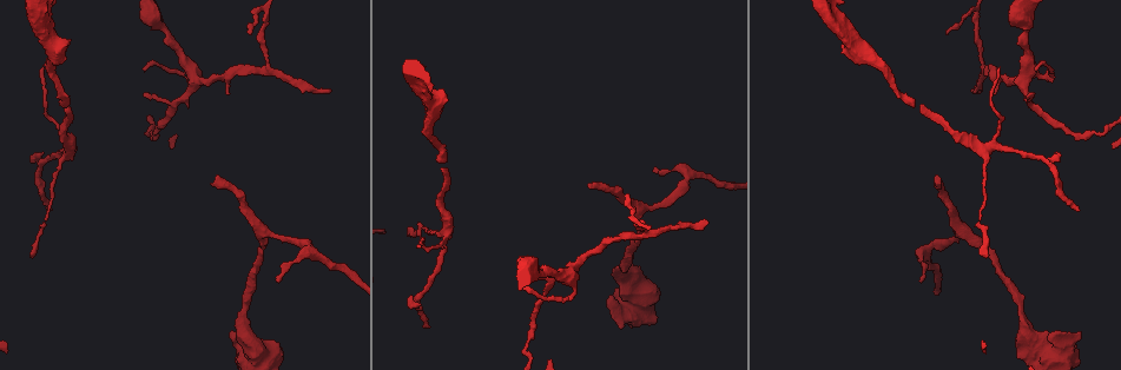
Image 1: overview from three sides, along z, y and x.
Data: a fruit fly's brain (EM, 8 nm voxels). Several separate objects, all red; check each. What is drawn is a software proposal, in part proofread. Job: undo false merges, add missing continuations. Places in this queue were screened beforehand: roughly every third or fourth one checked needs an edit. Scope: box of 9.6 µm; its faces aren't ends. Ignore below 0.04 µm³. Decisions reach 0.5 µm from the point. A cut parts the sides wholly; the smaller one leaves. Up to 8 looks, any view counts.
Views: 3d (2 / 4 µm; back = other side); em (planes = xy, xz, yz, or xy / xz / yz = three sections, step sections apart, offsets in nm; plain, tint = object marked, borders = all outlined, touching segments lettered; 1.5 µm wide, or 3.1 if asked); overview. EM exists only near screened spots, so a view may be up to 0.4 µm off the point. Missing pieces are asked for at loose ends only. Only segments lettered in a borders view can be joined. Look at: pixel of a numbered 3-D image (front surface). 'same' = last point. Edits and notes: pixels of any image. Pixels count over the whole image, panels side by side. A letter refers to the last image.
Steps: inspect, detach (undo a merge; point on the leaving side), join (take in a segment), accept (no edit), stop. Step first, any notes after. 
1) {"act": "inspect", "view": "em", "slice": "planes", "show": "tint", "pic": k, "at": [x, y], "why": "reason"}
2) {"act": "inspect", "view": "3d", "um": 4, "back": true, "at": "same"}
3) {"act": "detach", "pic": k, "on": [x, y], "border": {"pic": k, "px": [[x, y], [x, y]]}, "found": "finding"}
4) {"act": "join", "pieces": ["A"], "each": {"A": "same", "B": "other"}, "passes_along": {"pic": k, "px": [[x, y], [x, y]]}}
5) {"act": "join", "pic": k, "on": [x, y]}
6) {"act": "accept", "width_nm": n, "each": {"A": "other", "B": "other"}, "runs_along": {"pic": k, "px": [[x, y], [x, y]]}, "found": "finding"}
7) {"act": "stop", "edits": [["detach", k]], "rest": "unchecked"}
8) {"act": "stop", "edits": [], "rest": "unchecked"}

{"act": "inspect", "view": "3d", "um": 2, "back": true, "pic": 1, "at": [922, 281], "why": "tapers out"}

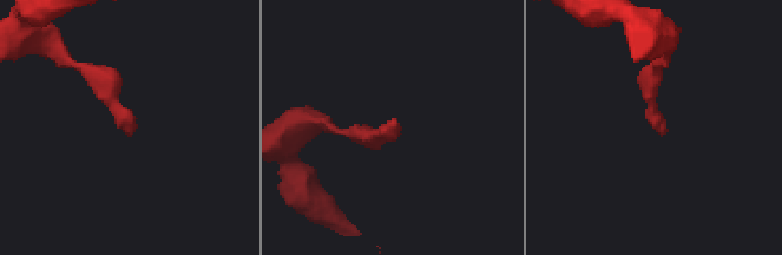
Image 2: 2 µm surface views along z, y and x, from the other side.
{"act": "inspect", "view": "em", "slice": "planes", "show": "borders", "pic": 2, "at": [396, 120], "why": "now the EM"}

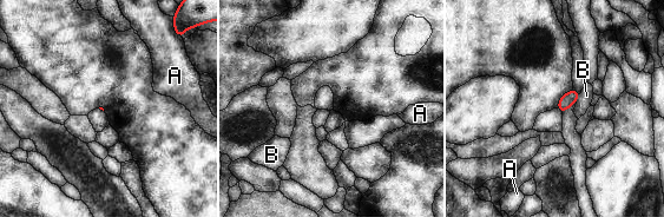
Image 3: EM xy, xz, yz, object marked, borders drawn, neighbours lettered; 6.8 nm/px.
{"act": "accept", "each": {"A": "other", "B": "other"}, "border": {"pic": 3, "px": [[580, 93], [576, 102]]}, "found": "no lettered segment goes on from it"}

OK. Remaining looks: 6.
{"act": "inspect", "view": "3d", "um": 4, "back": true, "pic": 1, "at": [936, 186], "why": "an open end"}

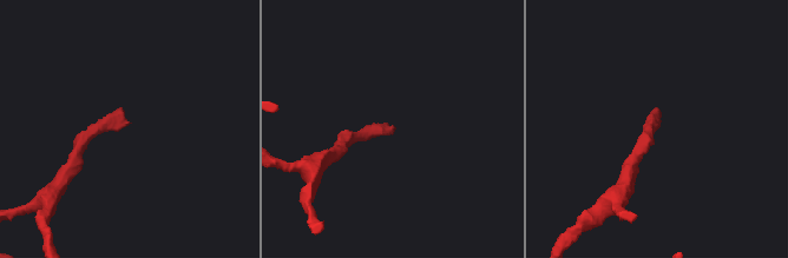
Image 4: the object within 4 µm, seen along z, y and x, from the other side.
{"act": "inspect", "view": "em", "slice": "yz", "step": 8, "show": "borders", "pic": 4, "at": [126, 125], "why": "need the tissue"}

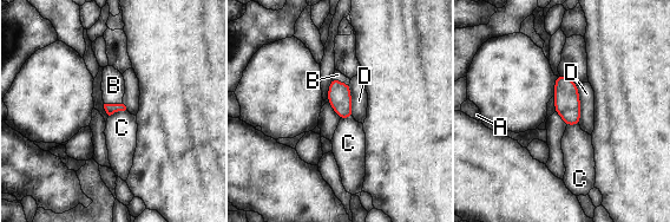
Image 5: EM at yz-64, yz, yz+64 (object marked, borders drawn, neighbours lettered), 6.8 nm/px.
{"act": "join", "pieces": ["B"], "longest_contact_nm": ["D", 280], "each": {"A": "other", "B": "same", "C": "other", "D": "other"}, "passes_along": {"pic": 5, "px": [[110, 109], [113, 104], [113, 85]]}, "found": "it goes on there"}

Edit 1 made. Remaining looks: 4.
{"act": "inspect", "view": "3d", "um": 2, "pic": 1, "at": [444, 239]}

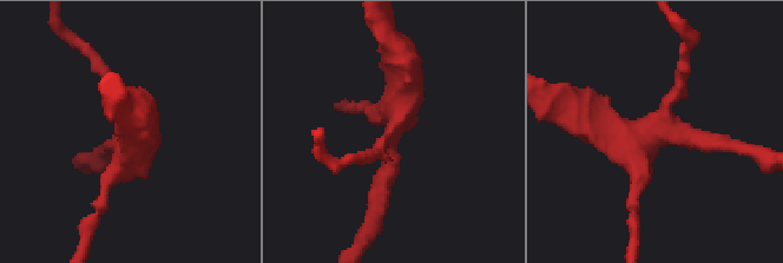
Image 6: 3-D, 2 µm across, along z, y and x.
{"act": "inspect", "view": "em", "slice": "planes", "show": "tint", "pic": 6, "at": [396, 126], "why": "need the tissue"}

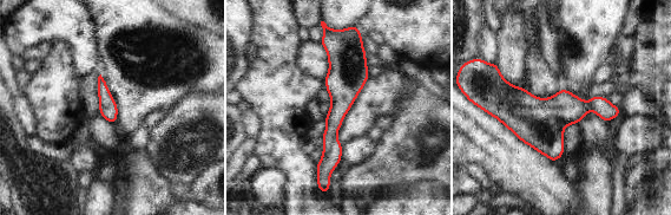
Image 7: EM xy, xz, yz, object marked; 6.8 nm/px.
{"act": "inspect", "view": "em", "slice": "planes", "show": "borders", "at": "same"}

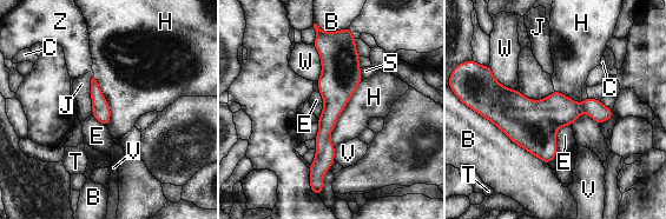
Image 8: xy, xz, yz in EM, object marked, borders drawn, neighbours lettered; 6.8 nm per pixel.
{"act": "accept", "each": {"B": "other", "C": "other", "E": "other", "H": "other", "J": "other", "S": "other", "T": "other", "V": "other", "W": "other", "Z": "other"}, "found": "one neuron here"}

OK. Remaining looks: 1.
{"act": "stop", "edits": [["join", 5]], "rest": "unchecked"}

